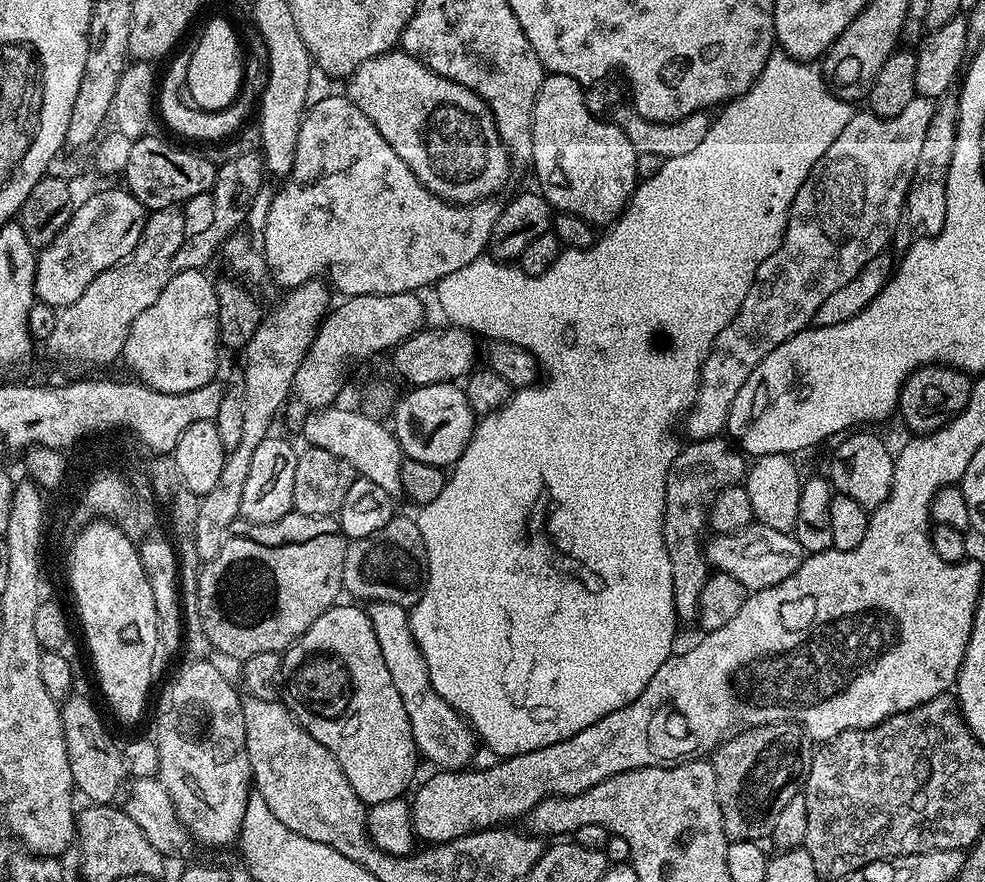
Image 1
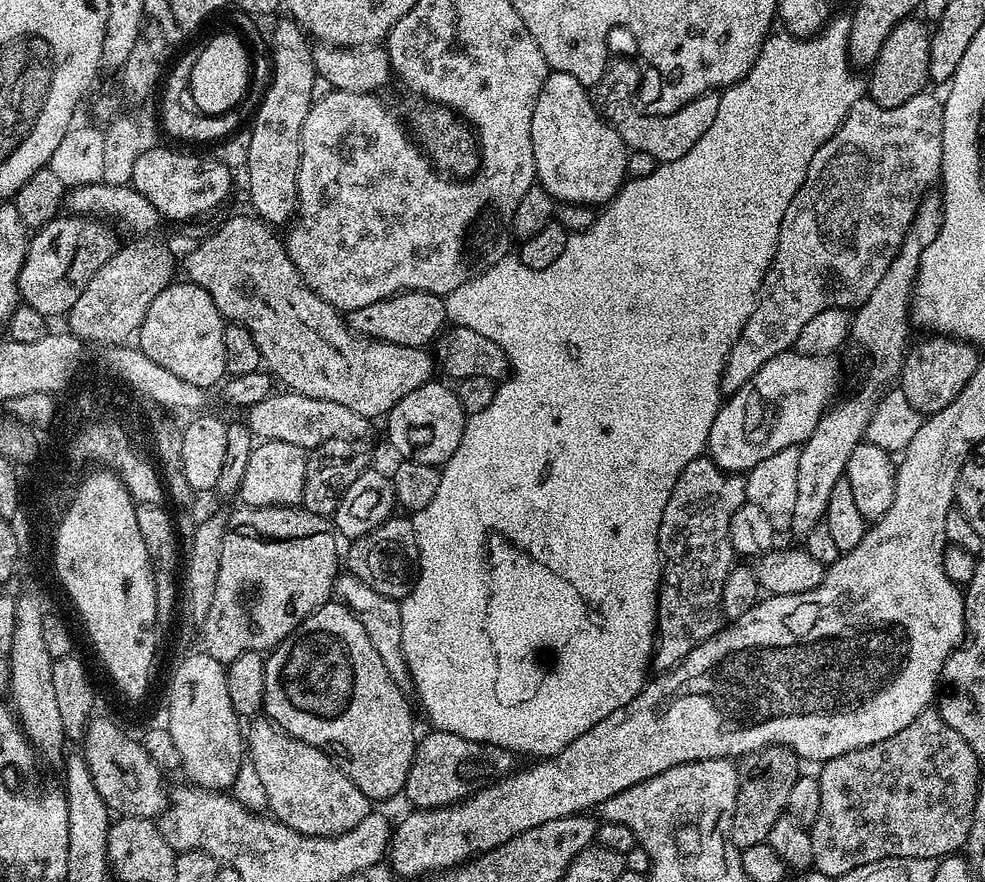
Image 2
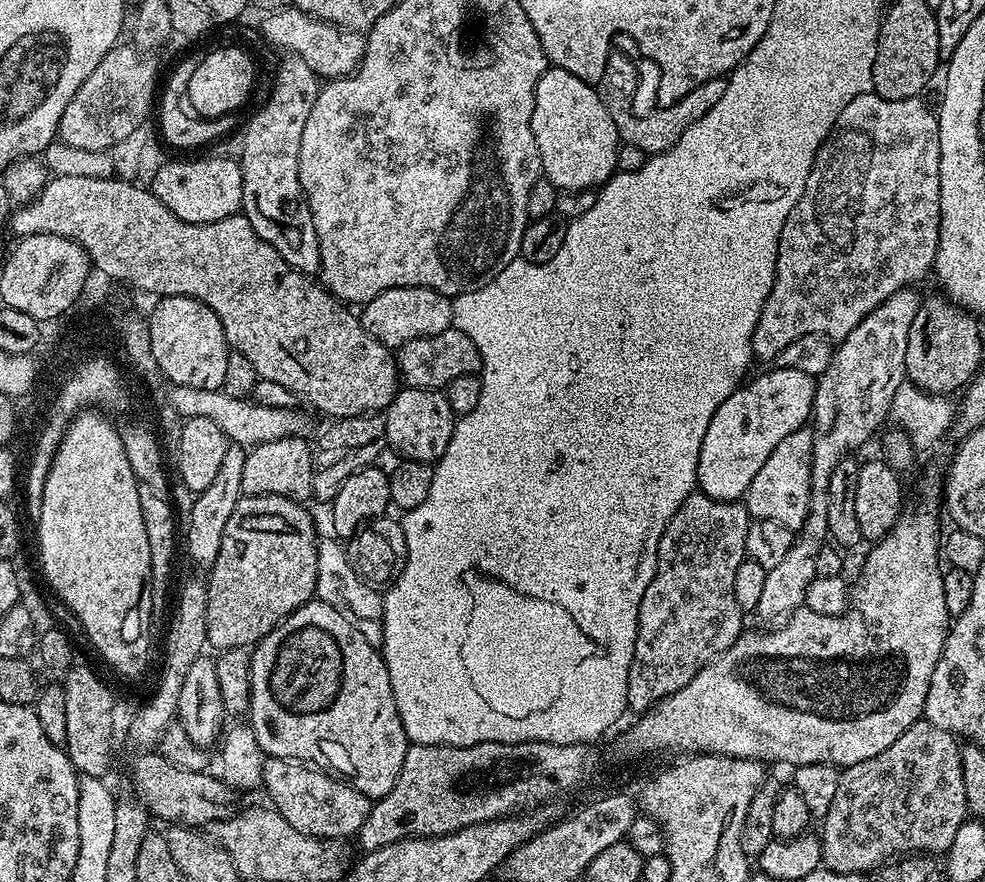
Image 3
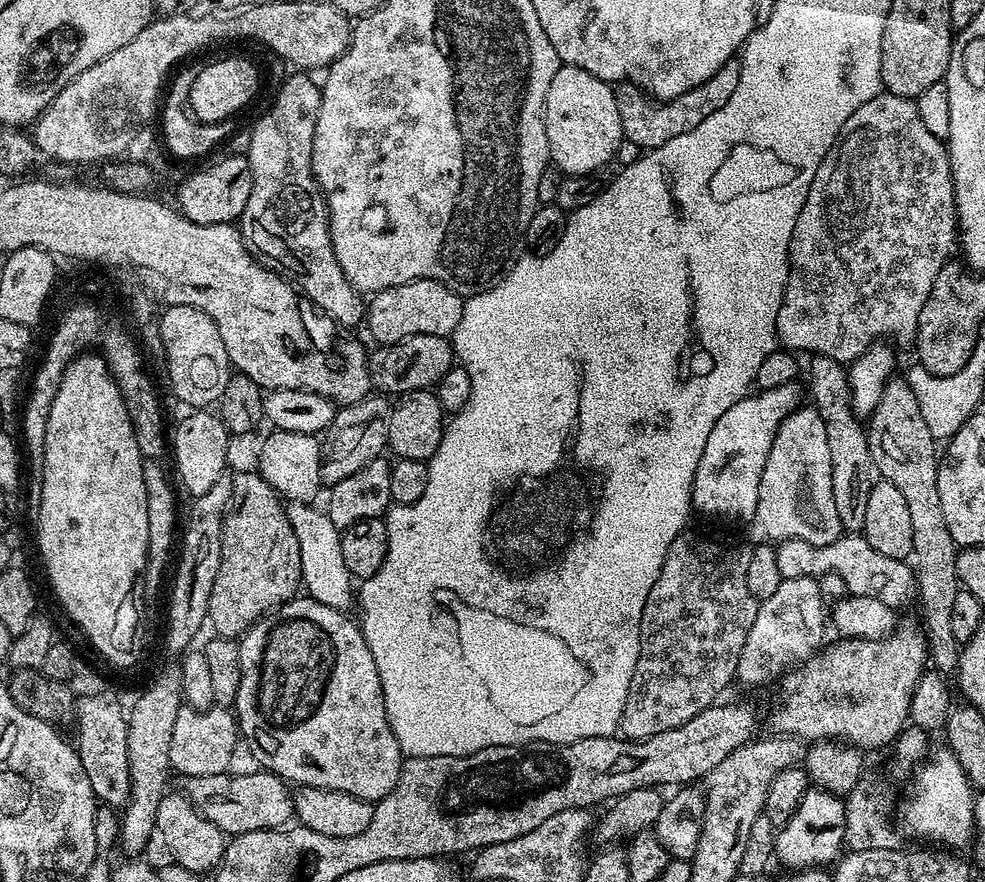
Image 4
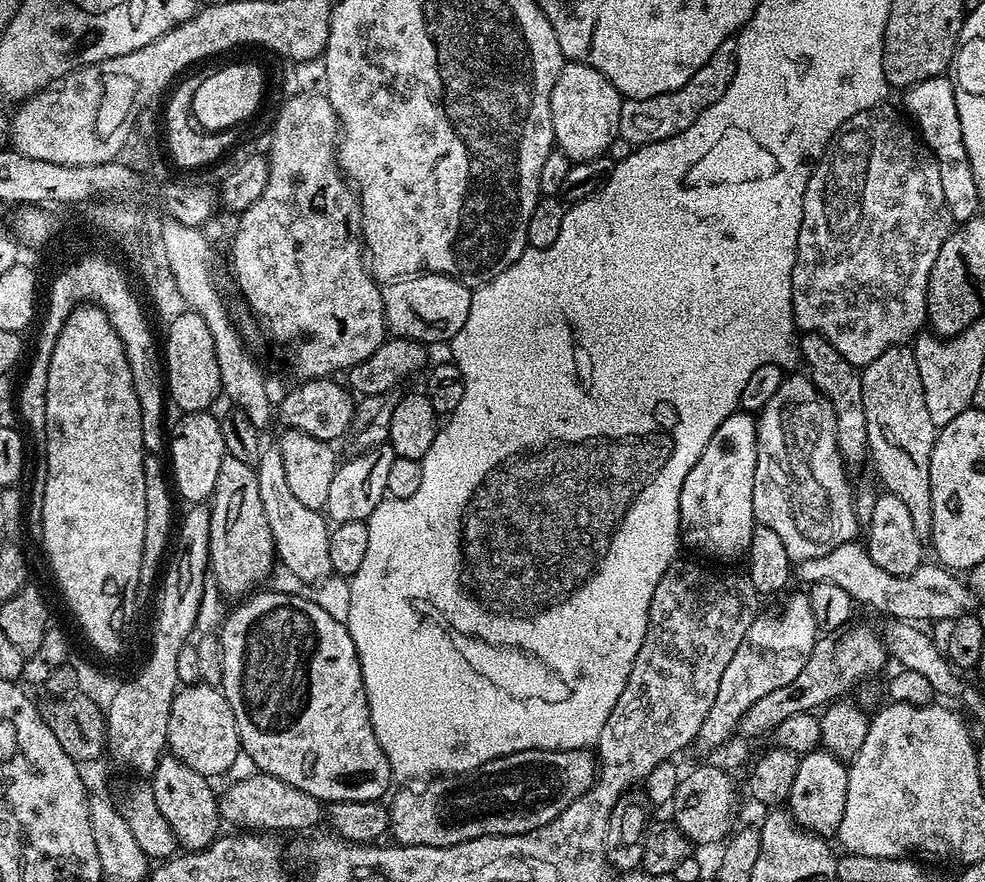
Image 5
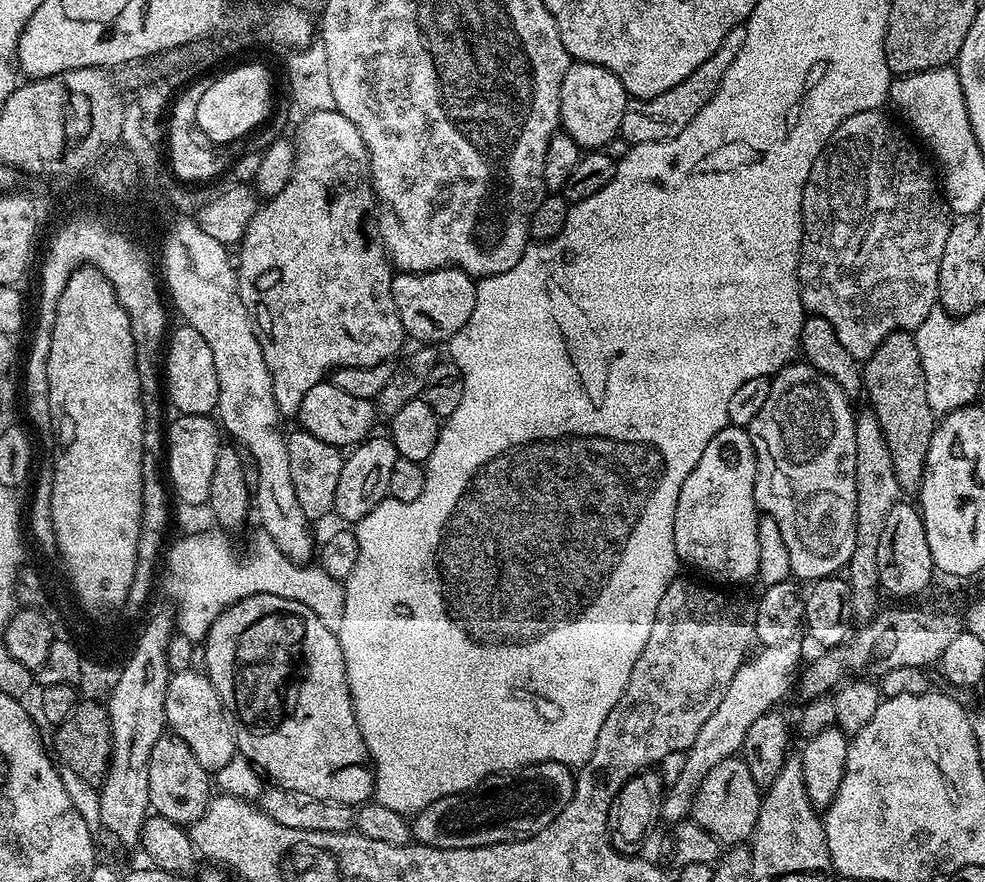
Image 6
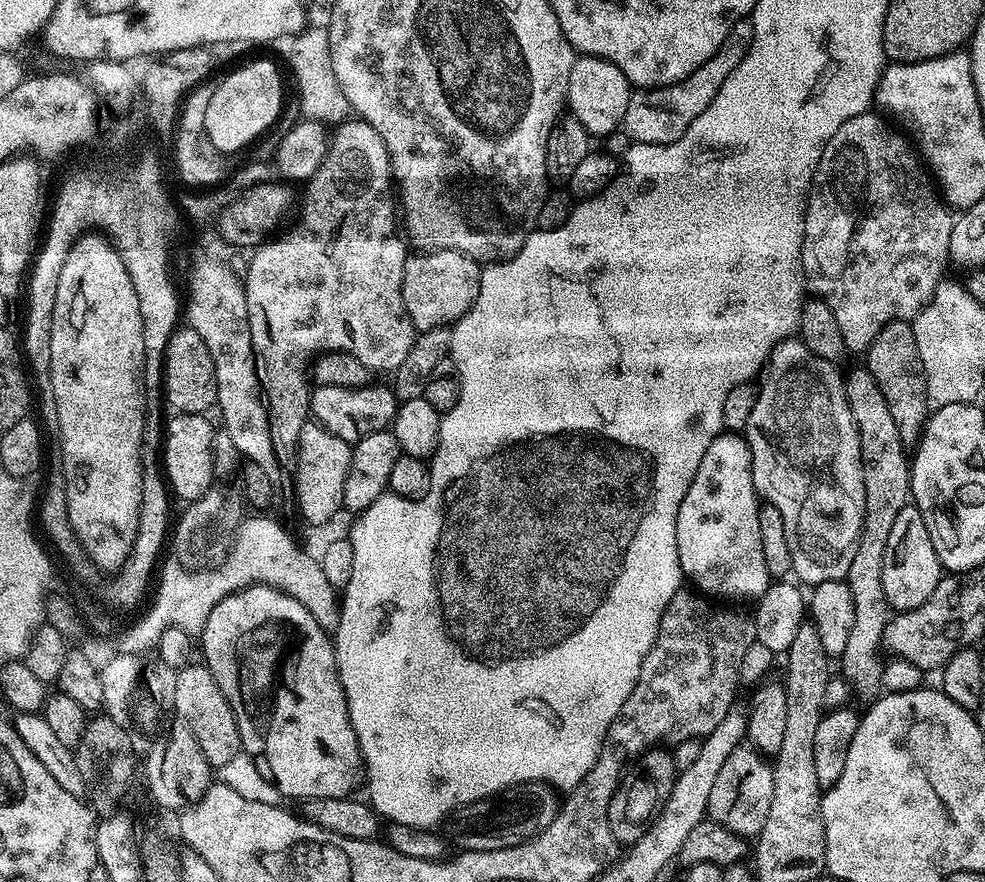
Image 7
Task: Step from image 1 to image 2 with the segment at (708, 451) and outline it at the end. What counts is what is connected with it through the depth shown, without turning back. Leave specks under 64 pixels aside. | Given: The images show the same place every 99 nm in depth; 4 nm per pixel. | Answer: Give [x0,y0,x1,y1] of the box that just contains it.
[651,458,747,673]

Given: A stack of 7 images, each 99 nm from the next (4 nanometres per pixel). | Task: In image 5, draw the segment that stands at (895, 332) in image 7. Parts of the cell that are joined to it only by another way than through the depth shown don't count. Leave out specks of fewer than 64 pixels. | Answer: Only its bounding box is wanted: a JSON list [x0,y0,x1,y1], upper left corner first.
[862,346,938,538]

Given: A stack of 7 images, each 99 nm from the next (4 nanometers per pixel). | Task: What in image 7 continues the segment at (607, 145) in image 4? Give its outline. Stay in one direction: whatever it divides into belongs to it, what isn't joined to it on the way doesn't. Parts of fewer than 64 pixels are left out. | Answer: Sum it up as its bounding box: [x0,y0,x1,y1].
[566,54,633,138]

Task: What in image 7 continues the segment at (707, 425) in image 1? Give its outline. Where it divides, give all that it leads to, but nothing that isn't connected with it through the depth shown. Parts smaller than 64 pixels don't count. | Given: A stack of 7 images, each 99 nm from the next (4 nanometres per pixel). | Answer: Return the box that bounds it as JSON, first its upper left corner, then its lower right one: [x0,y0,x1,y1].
[800,110,954,353]

